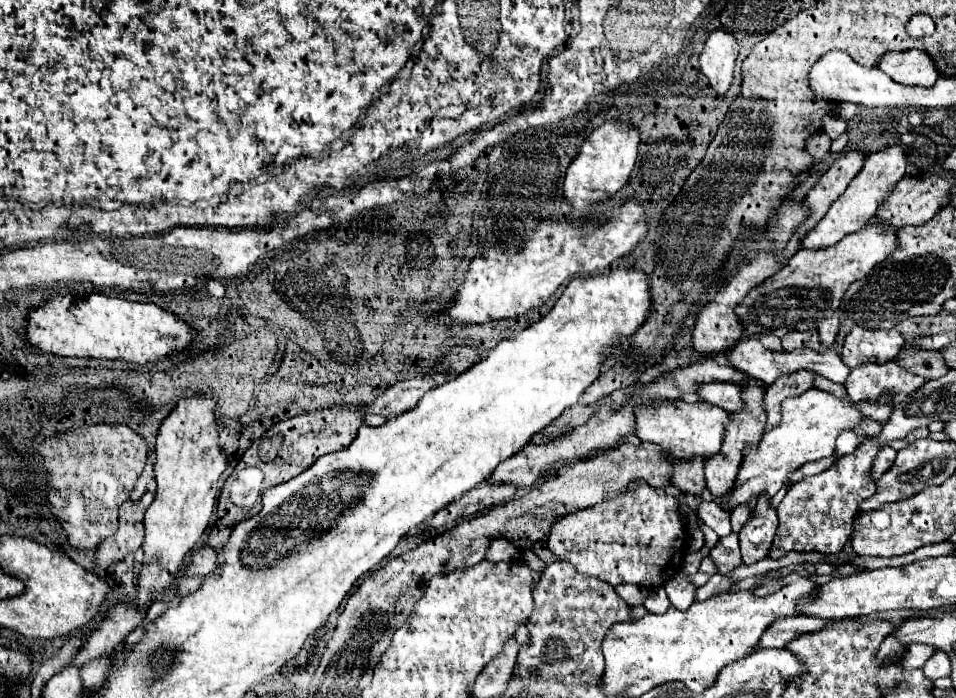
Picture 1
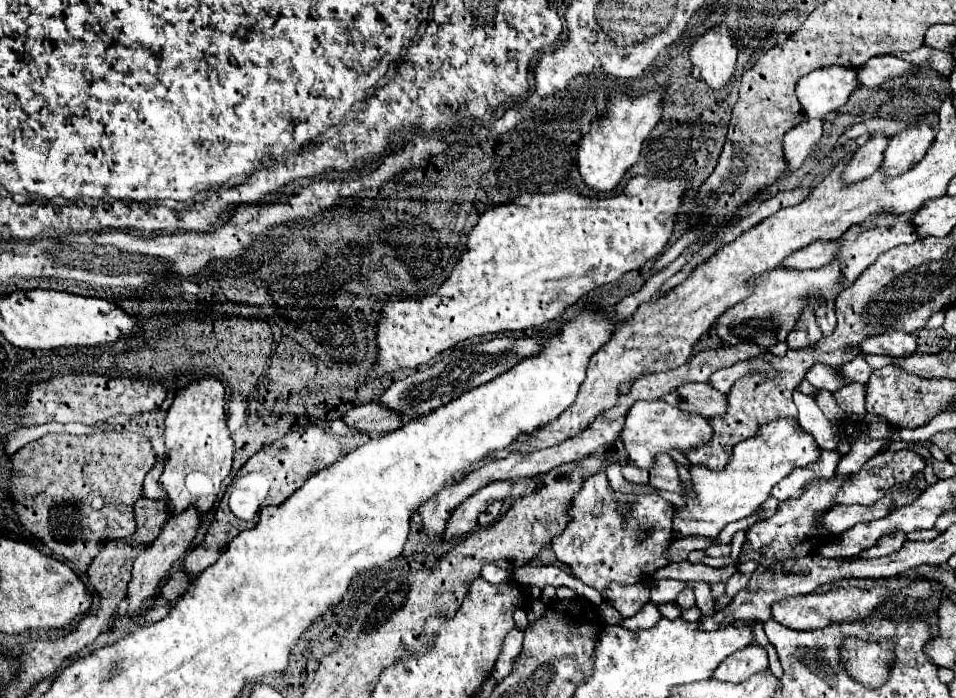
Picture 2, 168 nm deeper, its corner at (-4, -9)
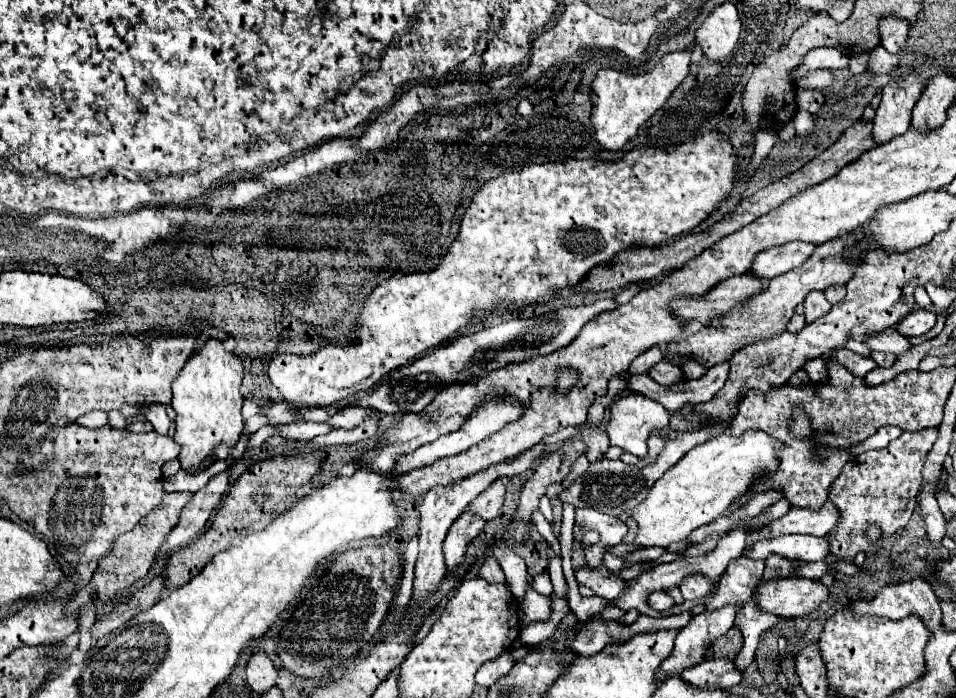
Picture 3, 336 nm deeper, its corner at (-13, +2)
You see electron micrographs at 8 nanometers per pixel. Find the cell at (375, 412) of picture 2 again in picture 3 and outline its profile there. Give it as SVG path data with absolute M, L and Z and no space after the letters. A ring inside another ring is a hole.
M348 406L344 408L340 414L334 414L328 424L332 428L344 428L344 430L352 430L356 426L360 426L366 418L372 420L380 420L380 412L376 412L374 408L358 408L358 406Z

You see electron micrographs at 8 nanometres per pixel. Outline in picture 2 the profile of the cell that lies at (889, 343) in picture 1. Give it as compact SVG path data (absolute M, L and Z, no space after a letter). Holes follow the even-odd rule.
M885 331L883 335L869 337L861 343L861 353L875 353L875 355L911 355L917 349L917 333L905 331Z

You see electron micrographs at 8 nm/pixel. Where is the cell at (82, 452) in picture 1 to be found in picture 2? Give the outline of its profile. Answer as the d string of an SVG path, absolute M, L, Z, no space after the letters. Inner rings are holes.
M105 431L83 437L47 433L41 439L27 443L11 457L11 481L7 485L7 493L21 525L33 537L37 537L53 553L71 561L75 569L87 571L105 539L125 539L137 531L133 507L137 499L143 497L143 479L157 461L159 457L155 455L149 439L139 433Z

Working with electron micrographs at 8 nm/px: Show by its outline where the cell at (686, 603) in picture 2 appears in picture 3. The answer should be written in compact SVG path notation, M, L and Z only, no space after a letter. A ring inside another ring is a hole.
M688 576L680 584L680 592L682 592L684 600L696 600L696 598L704 596L710 588L712 588L712 582L706 580L704 576Z

